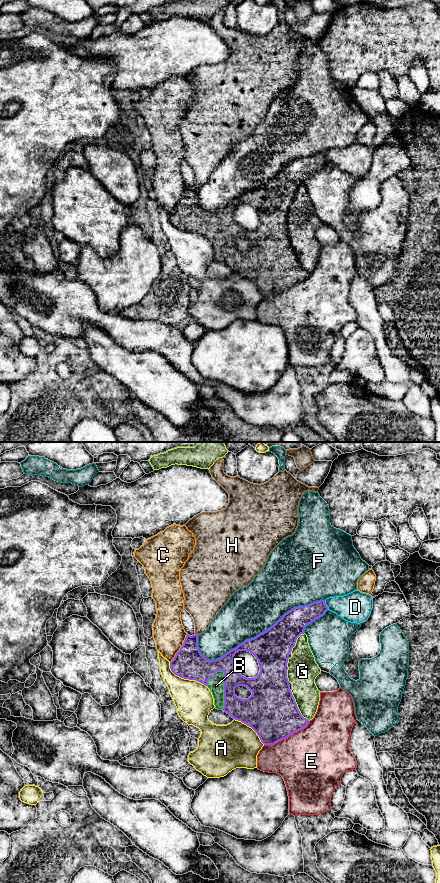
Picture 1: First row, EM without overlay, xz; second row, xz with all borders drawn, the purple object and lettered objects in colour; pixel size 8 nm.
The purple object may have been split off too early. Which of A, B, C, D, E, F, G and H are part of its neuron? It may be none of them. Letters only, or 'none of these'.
B

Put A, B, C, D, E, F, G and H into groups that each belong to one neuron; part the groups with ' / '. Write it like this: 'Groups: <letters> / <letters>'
Groups: A / B / C / D / E / F / G / H

